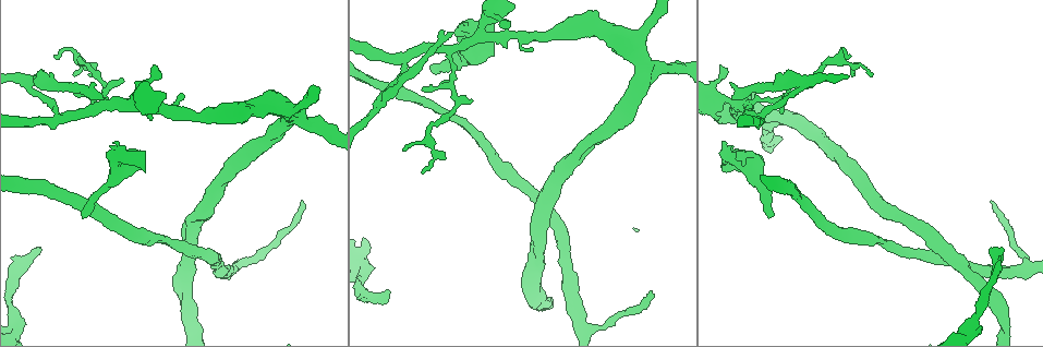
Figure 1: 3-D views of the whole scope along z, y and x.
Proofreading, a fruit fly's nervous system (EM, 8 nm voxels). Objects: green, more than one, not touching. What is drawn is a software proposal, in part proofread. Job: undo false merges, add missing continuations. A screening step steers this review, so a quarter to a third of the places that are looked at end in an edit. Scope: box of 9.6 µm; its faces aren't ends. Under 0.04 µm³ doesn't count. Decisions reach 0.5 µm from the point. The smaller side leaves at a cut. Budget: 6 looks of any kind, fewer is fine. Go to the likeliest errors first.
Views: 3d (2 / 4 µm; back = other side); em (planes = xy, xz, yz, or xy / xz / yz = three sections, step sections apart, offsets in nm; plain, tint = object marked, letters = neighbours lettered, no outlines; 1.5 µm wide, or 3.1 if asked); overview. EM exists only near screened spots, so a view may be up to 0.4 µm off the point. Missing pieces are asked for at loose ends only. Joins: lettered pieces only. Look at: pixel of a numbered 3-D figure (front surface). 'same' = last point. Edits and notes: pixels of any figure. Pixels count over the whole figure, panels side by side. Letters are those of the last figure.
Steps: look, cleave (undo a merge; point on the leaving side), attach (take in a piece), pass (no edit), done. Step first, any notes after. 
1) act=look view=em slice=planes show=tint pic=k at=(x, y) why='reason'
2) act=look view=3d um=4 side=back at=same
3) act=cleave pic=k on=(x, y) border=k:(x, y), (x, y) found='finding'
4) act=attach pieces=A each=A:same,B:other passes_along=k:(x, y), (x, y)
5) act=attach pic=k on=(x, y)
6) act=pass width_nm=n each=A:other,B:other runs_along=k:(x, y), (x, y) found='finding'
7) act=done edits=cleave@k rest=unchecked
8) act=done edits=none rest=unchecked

act=look view=3d um=2 pic=1 at=(374, 104) why='an open end'

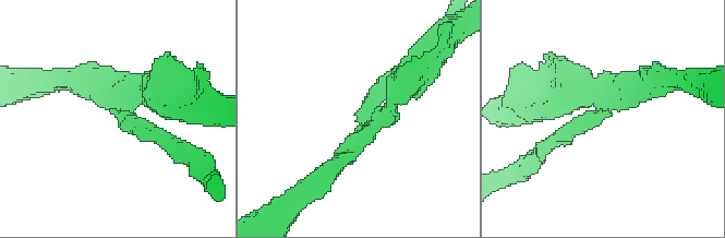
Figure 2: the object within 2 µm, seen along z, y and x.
act=look view=em slice=planes show=tint pic=2 at=(120, 126) why='now the EM'

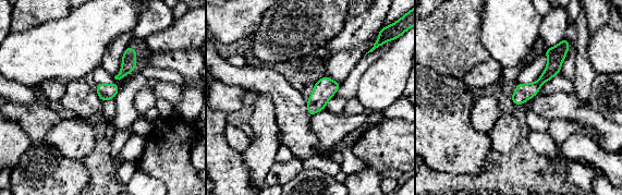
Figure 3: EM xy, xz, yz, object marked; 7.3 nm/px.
act=look view=em slice=planes show=letters at=same why='what lies round it'

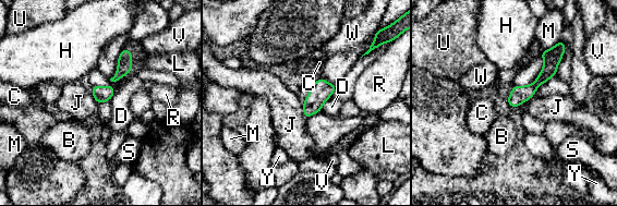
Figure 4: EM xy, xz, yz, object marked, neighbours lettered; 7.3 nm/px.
act=cleave pic=4 on=(552, 58) each=B:other,C:other,D:other,H:other,J:other,L:other,M:other,R:other,S:other,U:other,V:other,W:other,Y:other border=4:(532, 84), (536, 86) found='a second cell is stuck on'

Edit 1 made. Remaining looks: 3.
act=look view=overview why='see it whole again'

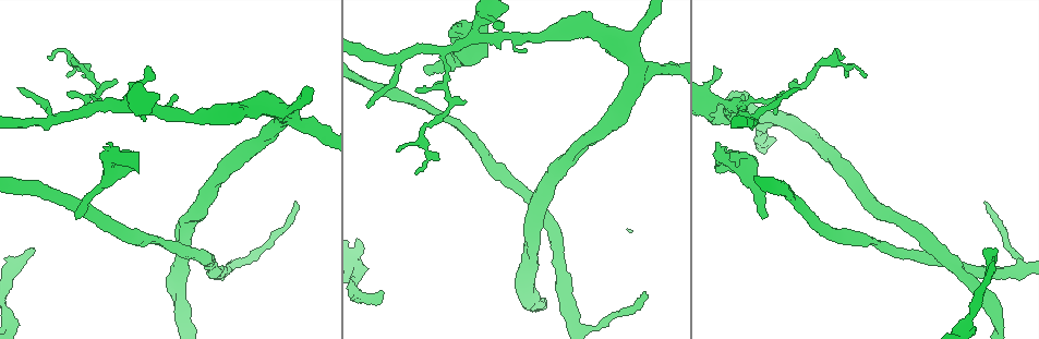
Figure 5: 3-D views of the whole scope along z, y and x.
act=look view=3d um=2 pic=5 at=(109, 144) why='branch stops here'

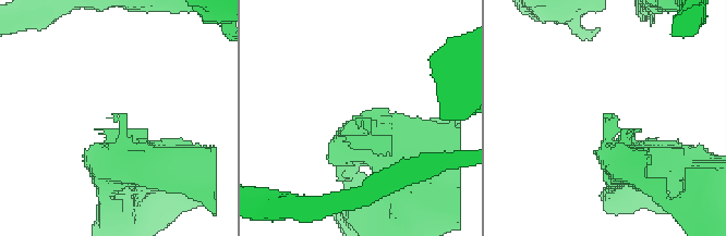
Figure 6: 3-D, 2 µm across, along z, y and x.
act=look view=em slice=planes show=letters pic=6 at=(358, 119) why='need the tissue'

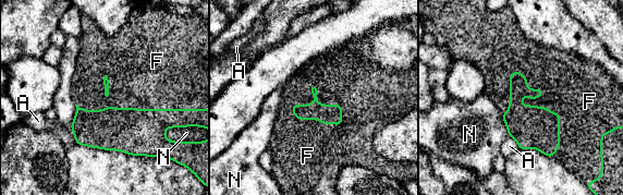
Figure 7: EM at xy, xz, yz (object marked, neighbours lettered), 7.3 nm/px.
act=attach pieces=F each=A:other,F:same,N:other passes_along=7:(533, 126), (525, 95), (547, 69) found='it goes on there'

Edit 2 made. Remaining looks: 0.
act=done edits=cleave@4,attach@7 rest=unchecked

